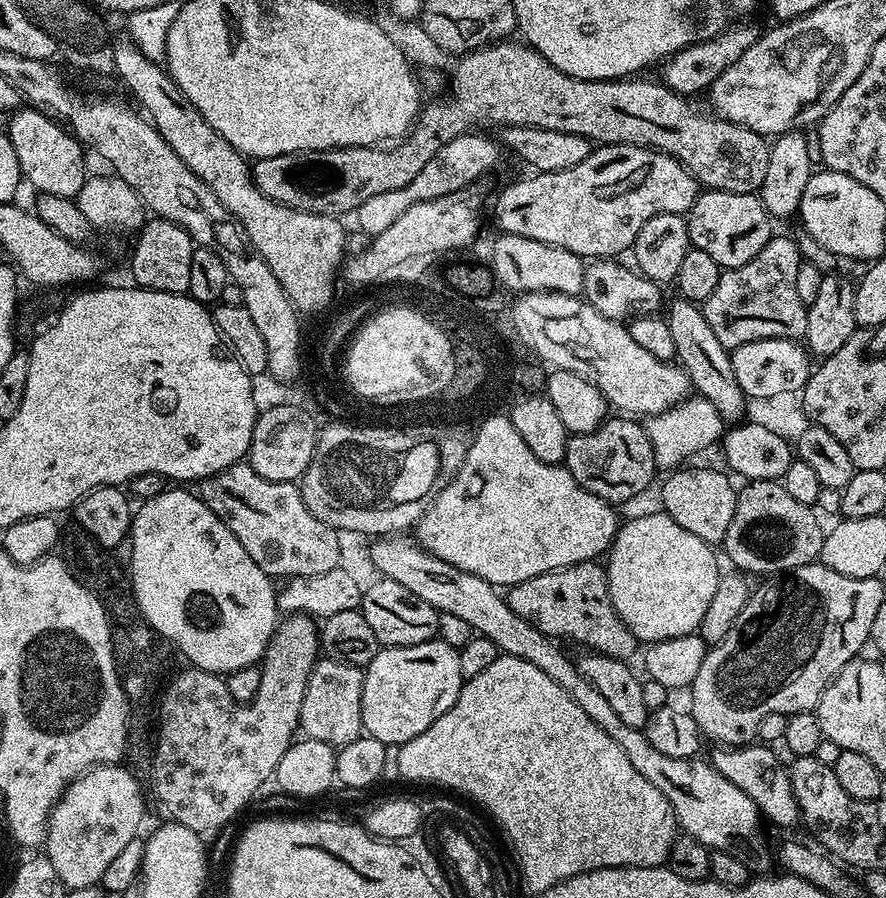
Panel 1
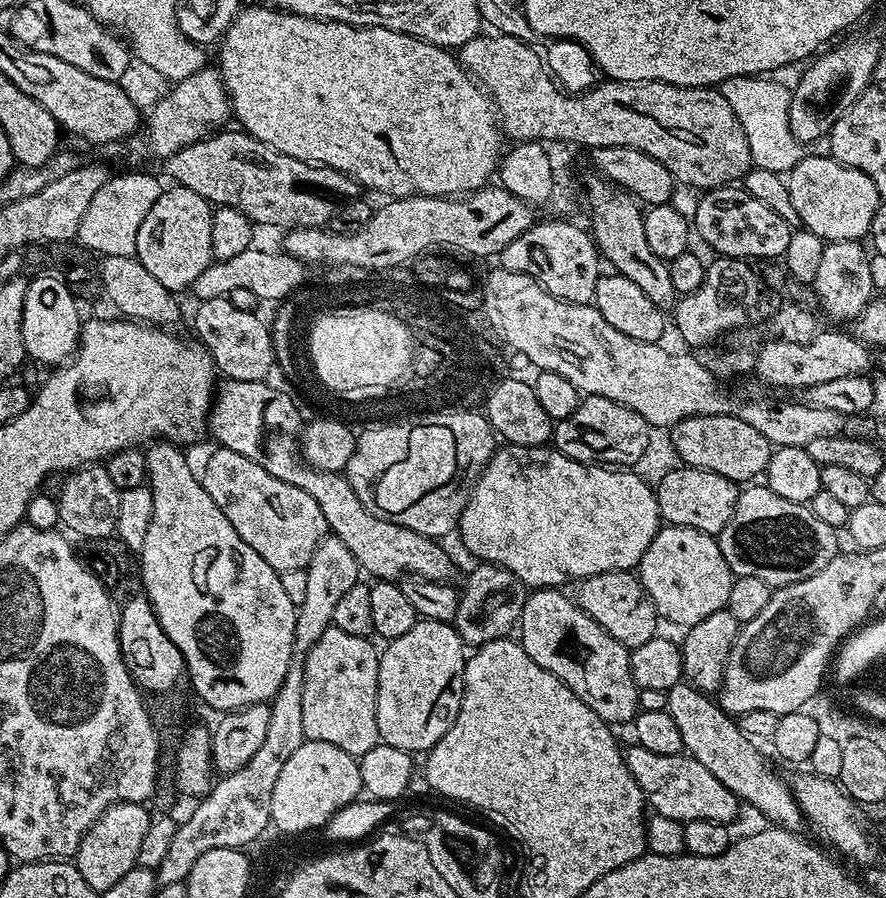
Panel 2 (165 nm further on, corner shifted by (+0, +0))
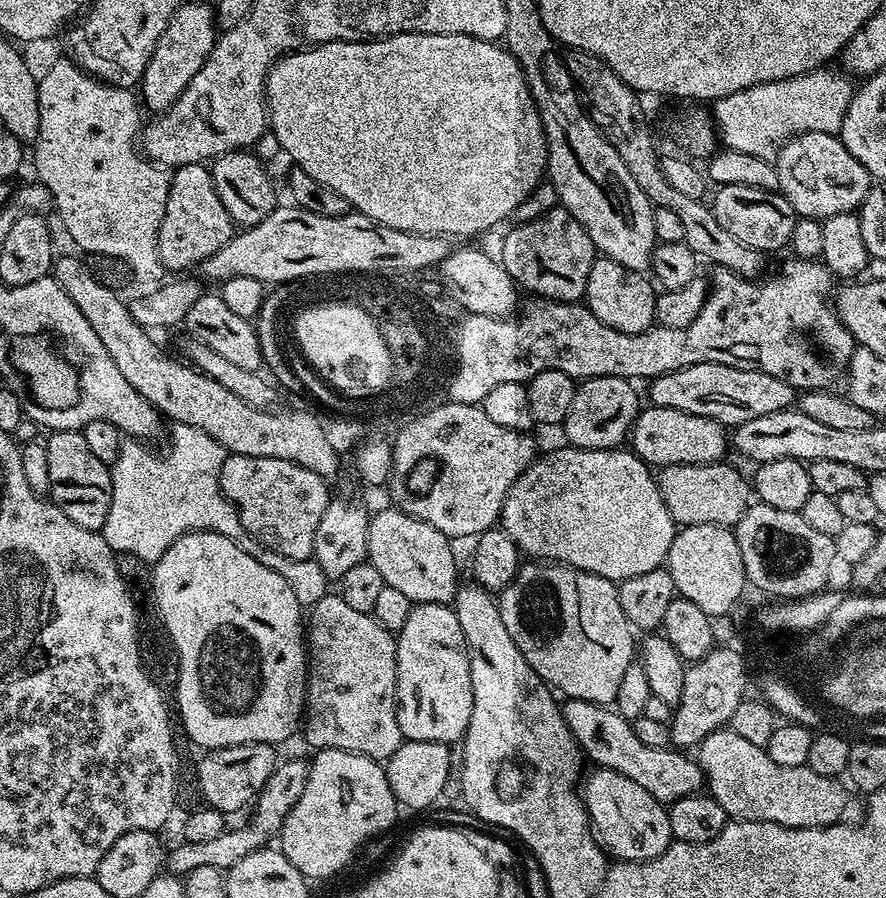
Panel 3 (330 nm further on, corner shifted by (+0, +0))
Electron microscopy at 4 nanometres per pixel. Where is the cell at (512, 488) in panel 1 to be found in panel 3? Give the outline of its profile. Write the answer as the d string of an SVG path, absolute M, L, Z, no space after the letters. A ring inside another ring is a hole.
M563 447L556 448L553 452L546 453L545 456L544 453L537 455L530 467L516 479L514 486L510 486L510 490L504 499L504 505L500 510L499 527L503 528L504 533L519 546L521 553L525 557L535 558L540 562L569 564L571 568L577 568L590 574L598 574L602 578L613 582L634 578L638 574L646 574L646 570L654 570L661 567L668 559L668 551L676 537L678 525L670 518L670 510L666 510L666 502L662 502L660 486L653 469L645 464L644 461L638 459L636 453L631 450L621 450L620 448L590 450L589 448Z

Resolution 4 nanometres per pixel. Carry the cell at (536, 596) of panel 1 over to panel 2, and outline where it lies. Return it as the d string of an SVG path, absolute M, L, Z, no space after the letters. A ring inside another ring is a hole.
M610 570L602 574L585 576L579 581L577 588L580 589L574 592L574 599L580 605L580 609L590 614L590 618L594 618L594 622L598 622L598 626L602 626L602 630L606 630L606 634L614 638L614 642L622 642L624 648L629 650L637 648L658 635L656 607L646 594L635 571Z

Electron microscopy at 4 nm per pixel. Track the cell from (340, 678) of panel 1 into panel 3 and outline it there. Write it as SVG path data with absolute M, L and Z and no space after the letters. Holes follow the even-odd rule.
M329 594L322 598L310 609L310 615L306 620L306 651L308 654L308 689L304 695L304 715L302 717L302 733L304 740L312 747L312 750L329 748L330 750L346 750L354 754L362 754L371 760L386 762L398 750L398 746L404 740L402 730L398 726L398 714L396 713L396 636L386 631L379 622L369 613L362 610L354 610L343 600L339 594Z

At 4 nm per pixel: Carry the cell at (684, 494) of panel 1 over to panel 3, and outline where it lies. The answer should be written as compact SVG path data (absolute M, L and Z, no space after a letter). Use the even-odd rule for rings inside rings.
M728 462L718 464L671 464L659 469L658 483L662 502L666 502L666 510L670 510L670 518L680 528L690 526L722 526L732 528L746 514L750 506L750 480Z

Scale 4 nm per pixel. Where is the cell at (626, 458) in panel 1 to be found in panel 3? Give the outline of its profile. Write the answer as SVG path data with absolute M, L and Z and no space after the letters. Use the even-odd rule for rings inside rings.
M599 376L577 383L574 402L566 414L562 431L569 445L574 448L620 448L629 439L632 423L640 413L642 401L636 397L633 381L620 376Z

